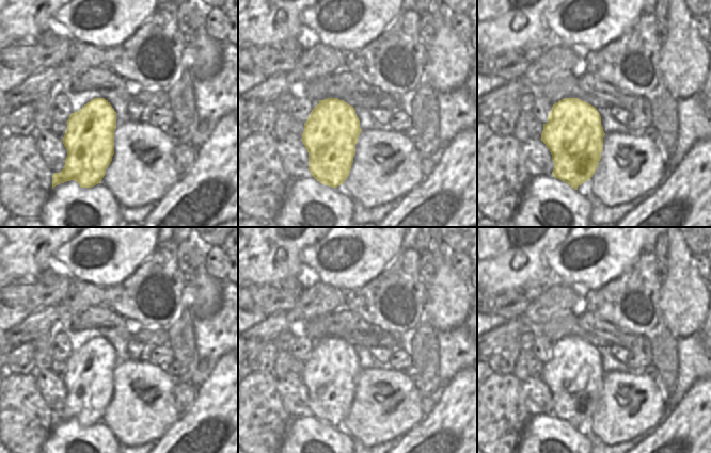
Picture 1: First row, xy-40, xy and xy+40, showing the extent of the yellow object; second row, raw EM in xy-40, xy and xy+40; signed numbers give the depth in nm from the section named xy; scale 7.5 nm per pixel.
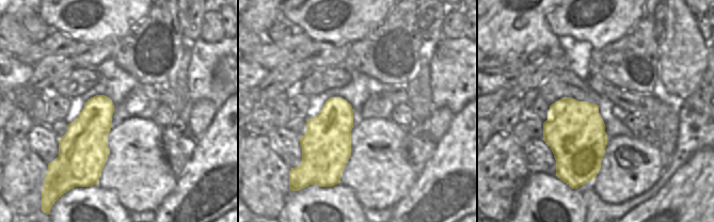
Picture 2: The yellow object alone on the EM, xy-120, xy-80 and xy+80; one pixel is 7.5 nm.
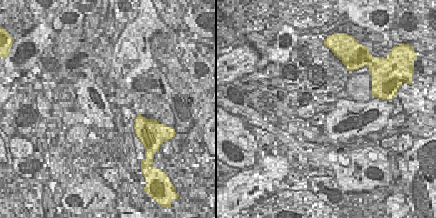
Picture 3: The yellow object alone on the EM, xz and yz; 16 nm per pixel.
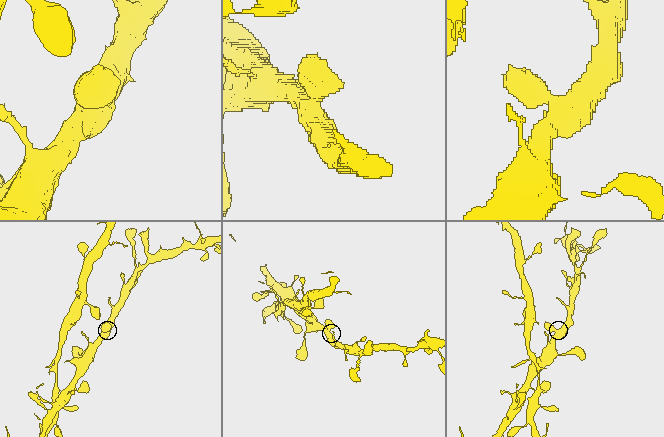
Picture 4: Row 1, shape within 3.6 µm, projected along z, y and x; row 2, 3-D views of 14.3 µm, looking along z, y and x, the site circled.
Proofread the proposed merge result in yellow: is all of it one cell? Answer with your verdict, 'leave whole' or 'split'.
leave whole

